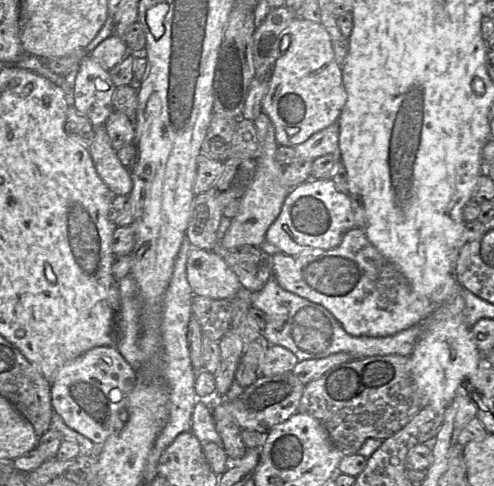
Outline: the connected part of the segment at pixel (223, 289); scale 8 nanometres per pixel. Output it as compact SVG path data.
M192 247L187 258L186 274L193 295L232 300L241 288L235 273L213 251Z

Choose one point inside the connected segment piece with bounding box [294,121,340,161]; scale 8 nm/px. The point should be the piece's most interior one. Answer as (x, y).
(326, 141)

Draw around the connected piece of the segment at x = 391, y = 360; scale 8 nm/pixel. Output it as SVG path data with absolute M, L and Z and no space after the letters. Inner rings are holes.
M398 354L354 359L333 367L315 379L305 389L298 413L317 419L327 430L333 444L347 455L358 454L369 438L386 440L401 430L421 409L421 399L413 378L413 362L410 356Z

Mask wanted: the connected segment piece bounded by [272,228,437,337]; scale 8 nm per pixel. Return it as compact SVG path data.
M360 228L350 230L341 244L334 249L316 249L304 256L279 252L274 254L272 259L272 277L283 289L326 308L352 336L391 336L416 324L425 324L437 310L435 303L412 290L405 277L372 245Z

